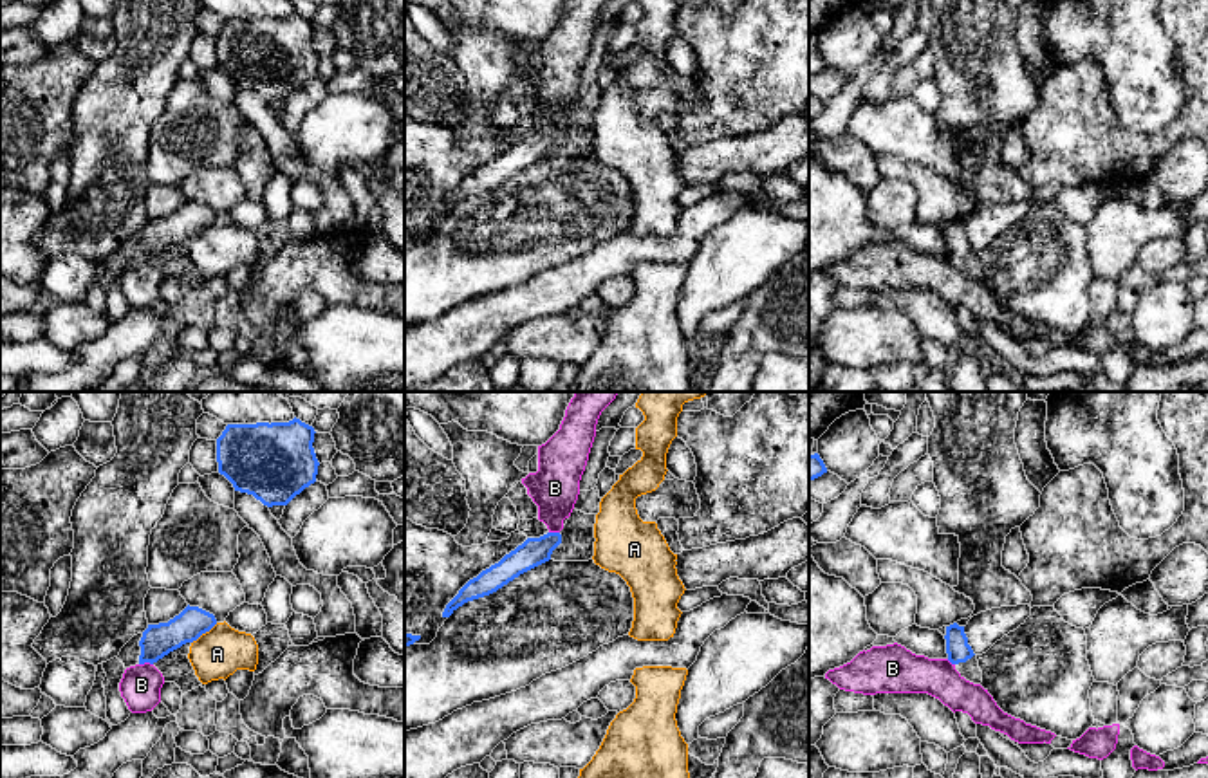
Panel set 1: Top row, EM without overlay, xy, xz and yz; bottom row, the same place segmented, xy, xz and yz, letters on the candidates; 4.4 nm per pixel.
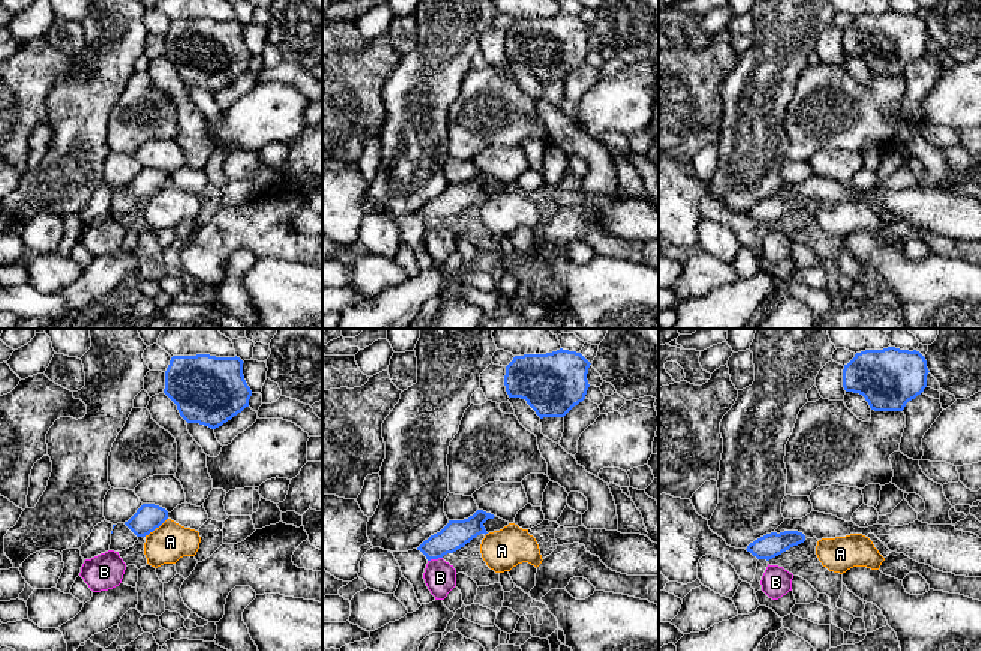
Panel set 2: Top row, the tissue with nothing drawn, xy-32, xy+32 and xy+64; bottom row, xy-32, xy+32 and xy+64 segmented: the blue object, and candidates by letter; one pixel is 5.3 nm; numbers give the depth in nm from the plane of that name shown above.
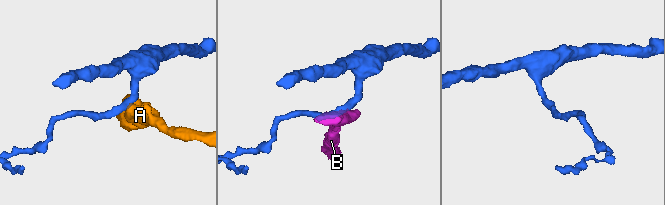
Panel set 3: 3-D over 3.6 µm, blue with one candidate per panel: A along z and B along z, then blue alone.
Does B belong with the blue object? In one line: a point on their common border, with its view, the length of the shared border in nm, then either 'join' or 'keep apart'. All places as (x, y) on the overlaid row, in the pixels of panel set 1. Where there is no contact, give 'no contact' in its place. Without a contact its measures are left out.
meets blue in xy at (145, 661); contact 60 nm long; keep apart

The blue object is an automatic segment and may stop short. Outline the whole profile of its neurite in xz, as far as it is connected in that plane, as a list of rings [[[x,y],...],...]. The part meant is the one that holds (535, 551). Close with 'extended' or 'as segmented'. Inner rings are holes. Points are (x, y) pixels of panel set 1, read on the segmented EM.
[[[547,533],[540,538],[527,538],[498,563],[469,579],[459,594],[446,605],[442,617],[450,617],[468,601],[489,596],[518,578],[520,574],[551,560],[553,551],[562,543],[560,533]]]; as segmented

